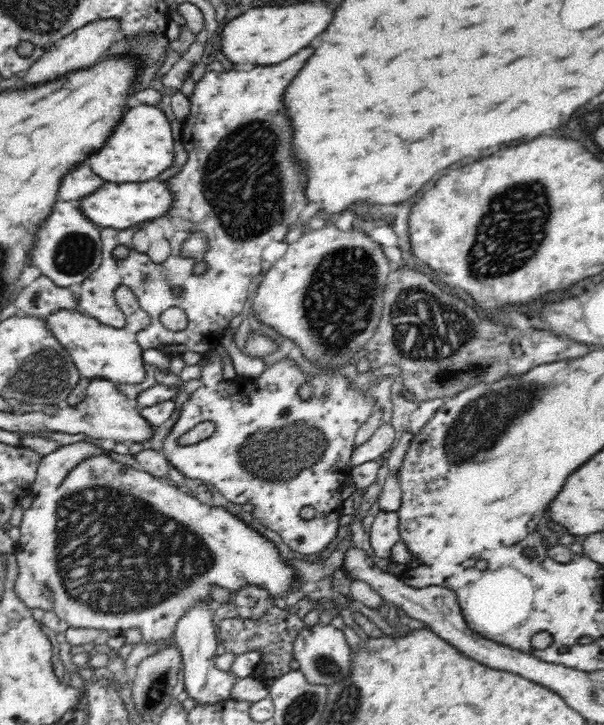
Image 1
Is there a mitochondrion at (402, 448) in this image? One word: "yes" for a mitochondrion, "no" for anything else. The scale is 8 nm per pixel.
no

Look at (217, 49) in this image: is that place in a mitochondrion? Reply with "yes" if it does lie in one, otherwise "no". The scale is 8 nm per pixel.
no

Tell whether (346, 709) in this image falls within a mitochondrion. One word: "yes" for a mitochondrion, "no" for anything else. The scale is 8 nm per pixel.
yes

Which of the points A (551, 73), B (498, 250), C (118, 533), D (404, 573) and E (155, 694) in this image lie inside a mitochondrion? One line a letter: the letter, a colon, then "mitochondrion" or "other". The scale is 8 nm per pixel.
A: other
B: mitochondrion
C: mitochondrion
D: other
E: mitochondrion

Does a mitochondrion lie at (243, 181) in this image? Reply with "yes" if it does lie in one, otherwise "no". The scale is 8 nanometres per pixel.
yes

